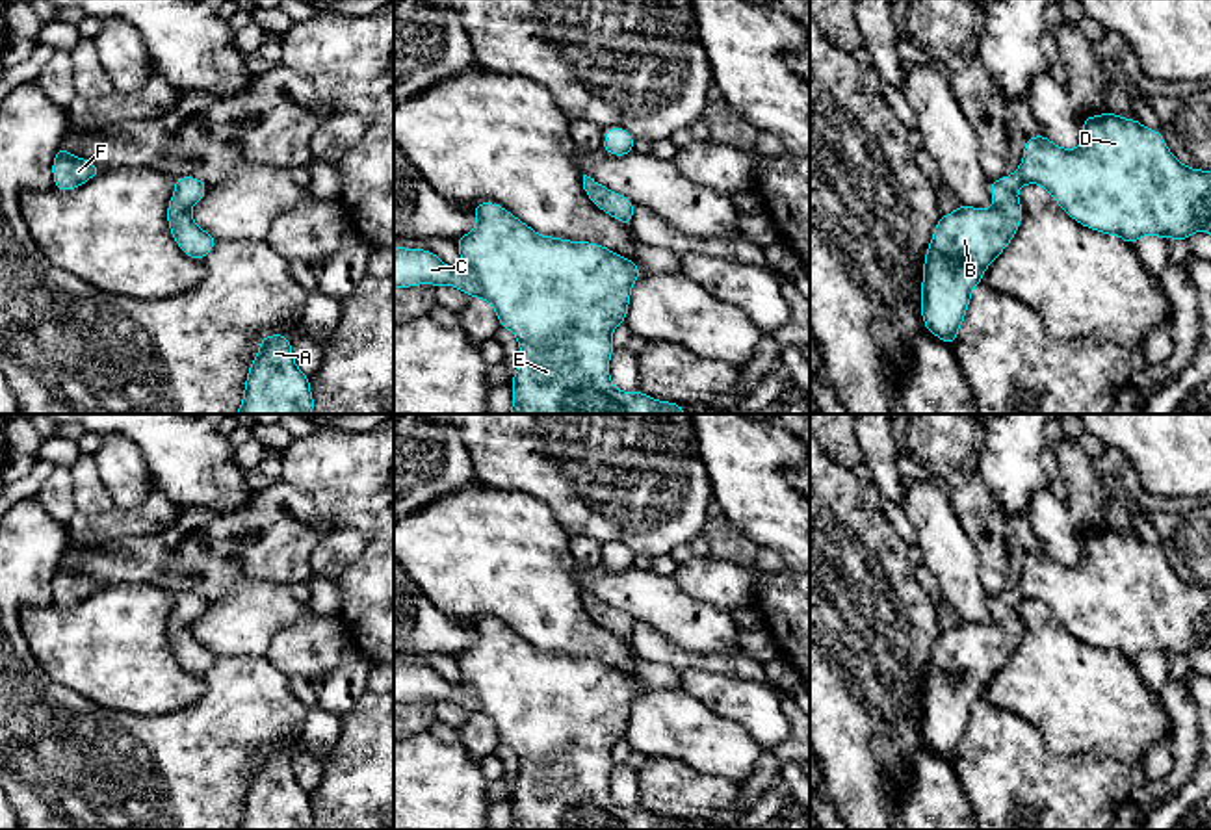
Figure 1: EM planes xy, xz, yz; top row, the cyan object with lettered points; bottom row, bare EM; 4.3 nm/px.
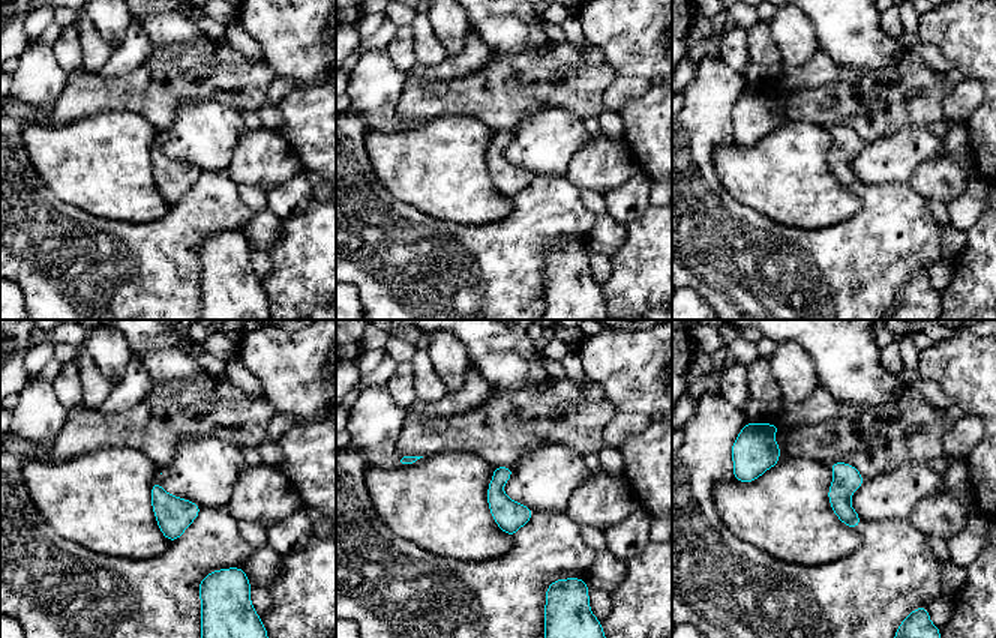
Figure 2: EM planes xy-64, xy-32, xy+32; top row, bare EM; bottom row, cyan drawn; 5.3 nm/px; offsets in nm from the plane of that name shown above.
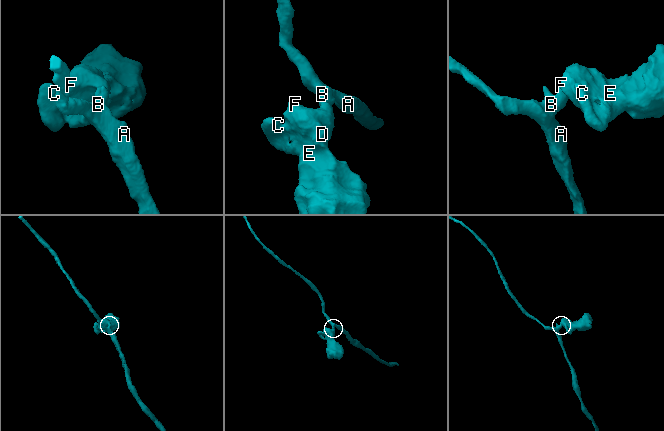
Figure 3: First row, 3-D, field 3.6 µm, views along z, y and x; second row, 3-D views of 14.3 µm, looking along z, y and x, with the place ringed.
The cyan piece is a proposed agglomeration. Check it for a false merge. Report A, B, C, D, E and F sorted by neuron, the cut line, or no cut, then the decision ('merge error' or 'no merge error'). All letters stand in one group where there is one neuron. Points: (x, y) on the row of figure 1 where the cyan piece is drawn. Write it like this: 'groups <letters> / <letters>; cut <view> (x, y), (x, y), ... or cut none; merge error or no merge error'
groups A B C D E F; cut none; no merge error

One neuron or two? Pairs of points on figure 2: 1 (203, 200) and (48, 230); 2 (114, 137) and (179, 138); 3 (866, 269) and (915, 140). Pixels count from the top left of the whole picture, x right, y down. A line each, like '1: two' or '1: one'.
1: one
2: two
3: two

